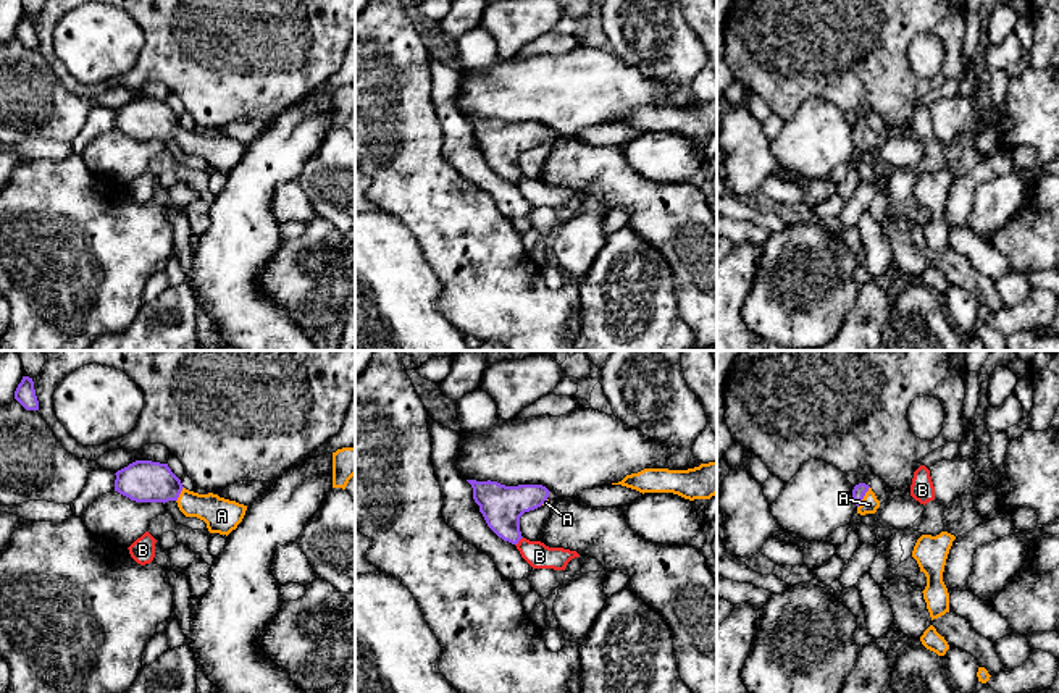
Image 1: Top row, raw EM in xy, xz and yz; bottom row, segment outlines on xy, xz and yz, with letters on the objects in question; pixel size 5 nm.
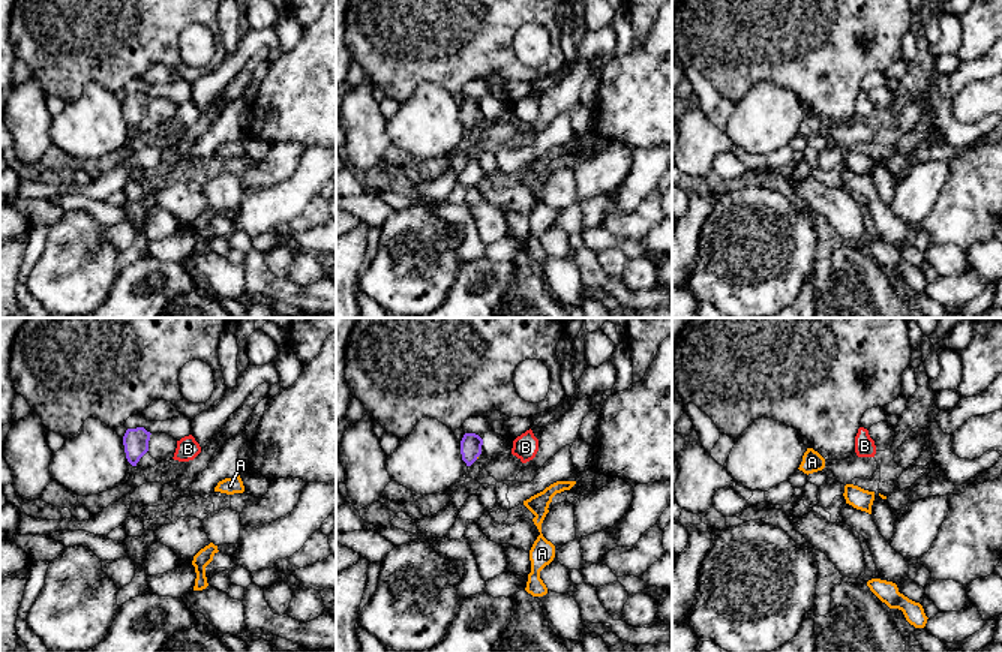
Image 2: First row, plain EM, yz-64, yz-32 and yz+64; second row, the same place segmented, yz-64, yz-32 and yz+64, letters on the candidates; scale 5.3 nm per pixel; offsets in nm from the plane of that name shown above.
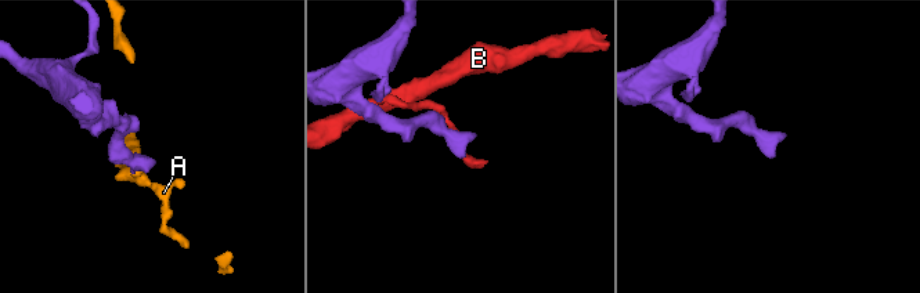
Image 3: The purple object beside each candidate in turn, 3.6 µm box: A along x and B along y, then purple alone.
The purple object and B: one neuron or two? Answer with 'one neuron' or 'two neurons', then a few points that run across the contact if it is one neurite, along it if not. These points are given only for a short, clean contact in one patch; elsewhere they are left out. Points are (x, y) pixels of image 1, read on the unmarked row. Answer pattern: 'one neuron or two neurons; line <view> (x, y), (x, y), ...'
two neurons; line xz (522, 175), (515, 183)

